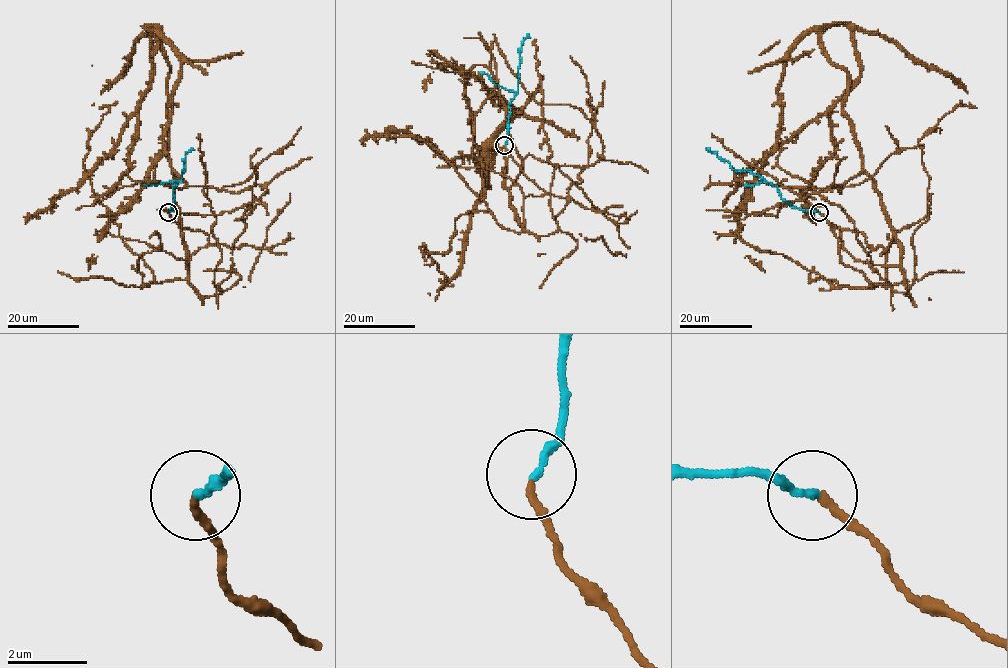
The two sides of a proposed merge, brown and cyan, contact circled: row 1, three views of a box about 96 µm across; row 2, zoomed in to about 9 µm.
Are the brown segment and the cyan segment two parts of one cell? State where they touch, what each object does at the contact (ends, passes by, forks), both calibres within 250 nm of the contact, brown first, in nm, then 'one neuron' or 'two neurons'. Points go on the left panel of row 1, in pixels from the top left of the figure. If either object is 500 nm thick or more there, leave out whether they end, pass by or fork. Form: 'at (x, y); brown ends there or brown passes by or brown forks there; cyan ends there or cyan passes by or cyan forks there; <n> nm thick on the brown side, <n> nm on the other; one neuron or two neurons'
at (168, 212); brown ends there; cyan ends there; 190 nm thick on the brown side, 200 nm on the other; one neuron

